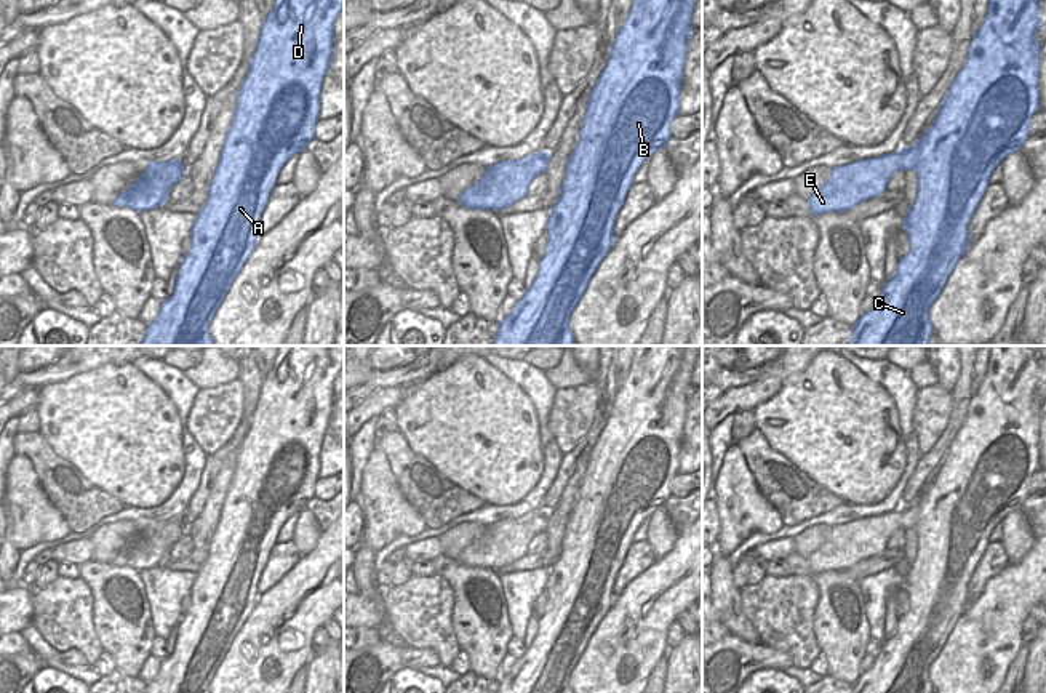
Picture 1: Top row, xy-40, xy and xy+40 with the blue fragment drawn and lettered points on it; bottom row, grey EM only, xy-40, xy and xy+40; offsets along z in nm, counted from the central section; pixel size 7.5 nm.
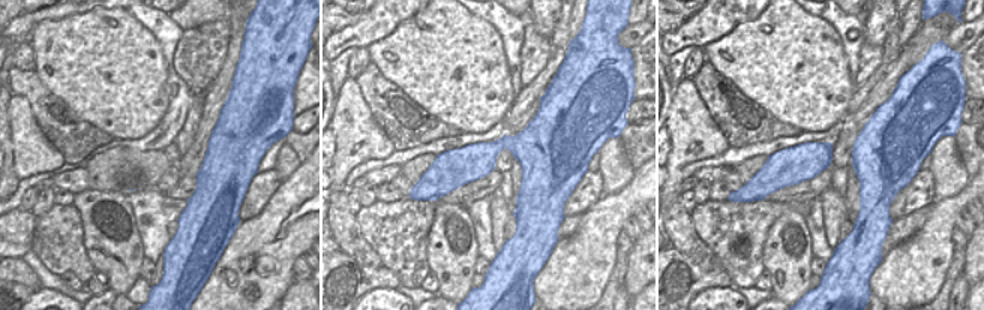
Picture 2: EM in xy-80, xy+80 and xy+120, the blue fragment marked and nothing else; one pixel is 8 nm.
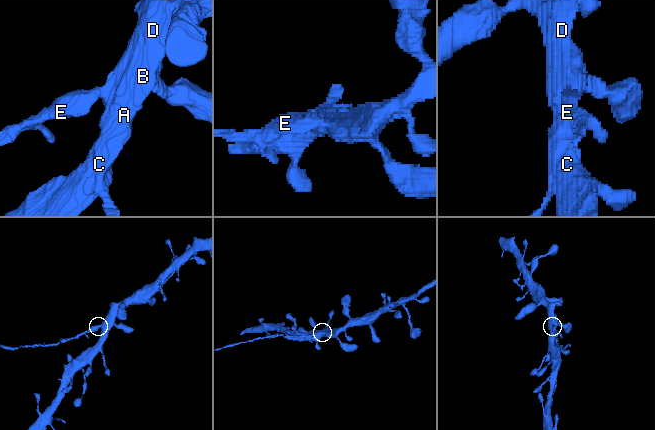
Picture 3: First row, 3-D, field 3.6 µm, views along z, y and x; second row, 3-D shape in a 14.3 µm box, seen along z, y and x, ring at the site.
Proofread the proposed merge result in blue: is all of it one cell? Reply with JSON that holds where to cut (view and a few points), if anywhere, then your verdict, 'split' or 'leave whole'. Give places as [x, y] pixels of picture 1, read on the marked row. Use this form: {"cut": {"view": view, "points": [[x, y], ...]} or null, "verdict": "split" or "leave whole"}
{"cut": {"view": "xy+40", "points": [[902, 148], [904, 168]]}, "verdict": "split"}

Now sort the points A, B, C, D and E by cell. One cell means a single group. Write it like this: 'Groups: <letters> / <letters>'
Groups: A B C D / E.

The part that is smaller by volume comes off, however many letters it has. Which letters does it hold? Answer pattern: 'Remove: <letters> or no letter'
Remove: E

